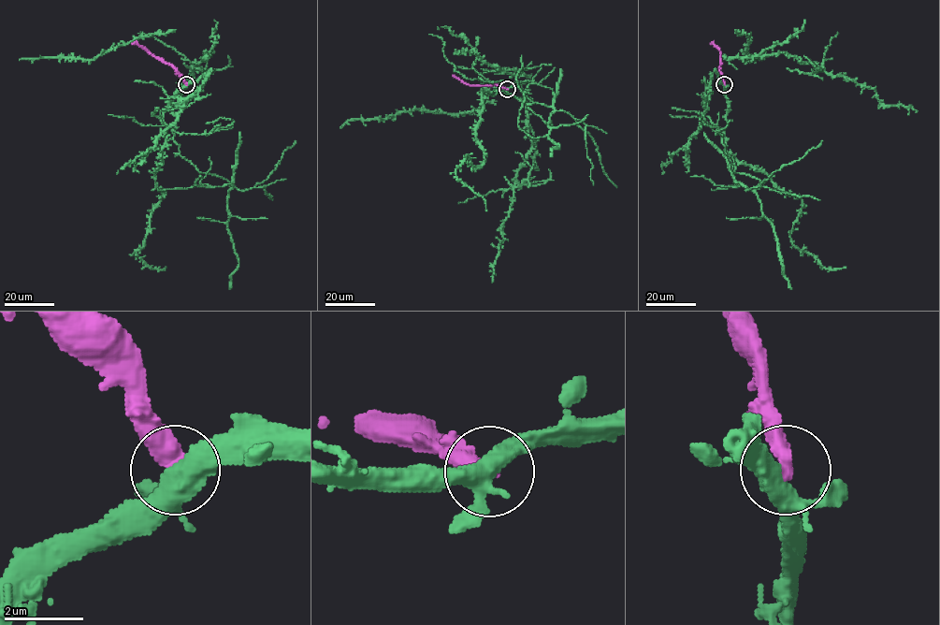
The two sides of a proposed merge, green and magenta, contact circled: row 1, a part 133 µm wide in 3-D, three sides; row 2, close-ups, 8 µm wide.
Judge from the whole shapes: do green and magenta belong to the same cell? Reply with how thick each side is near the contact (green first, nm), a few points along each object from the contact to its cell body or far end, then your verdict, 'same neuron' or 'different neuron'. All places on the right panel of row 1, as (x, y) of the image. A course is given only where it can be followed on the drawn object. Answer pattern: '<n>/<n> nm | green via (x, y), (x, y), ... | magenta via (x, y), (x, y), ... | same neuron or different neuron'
420/480 nm | green via (724, 84), (727, 153), (760, 169), (802, 201), (789, 234), (793, 244), (813, 254), (823, 267), (846, 267) | magenta via (724, 84), (719, 70), (720, 51), (710, 44) | different neuron

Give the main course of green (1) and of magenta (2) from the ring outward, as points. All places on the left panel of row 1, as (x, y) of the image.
1: (186, 84), (163, 113), (166, 145), (155, 173), (163, 196), (144, 244), (135, 252), (150, 267), (166, 267)
2: (186, 84), (171, 65), (131, 44)

